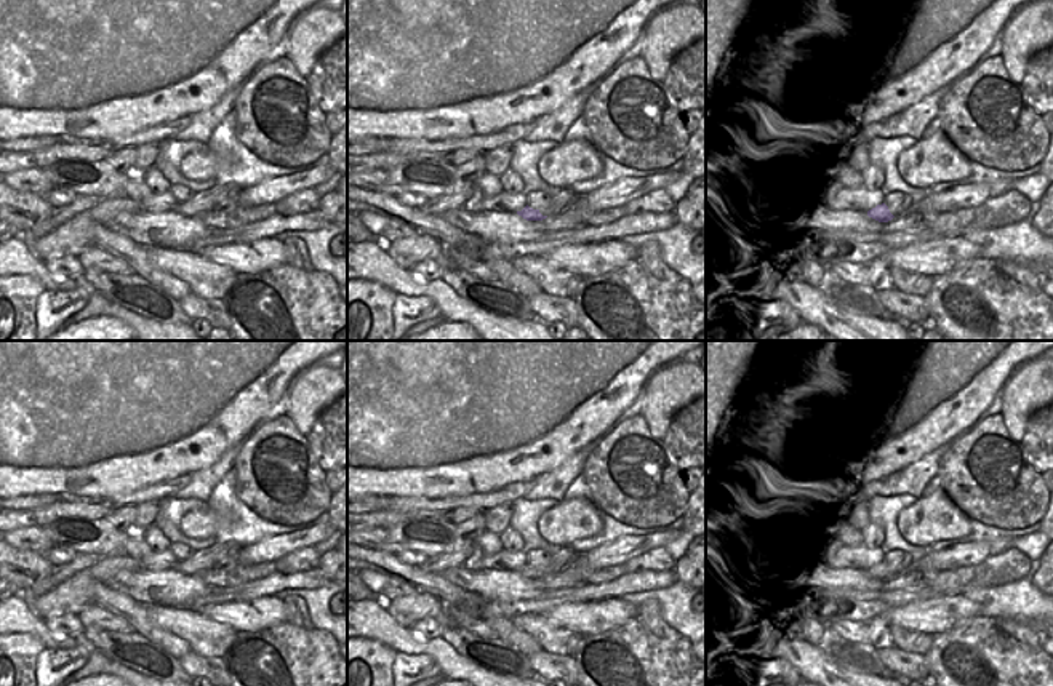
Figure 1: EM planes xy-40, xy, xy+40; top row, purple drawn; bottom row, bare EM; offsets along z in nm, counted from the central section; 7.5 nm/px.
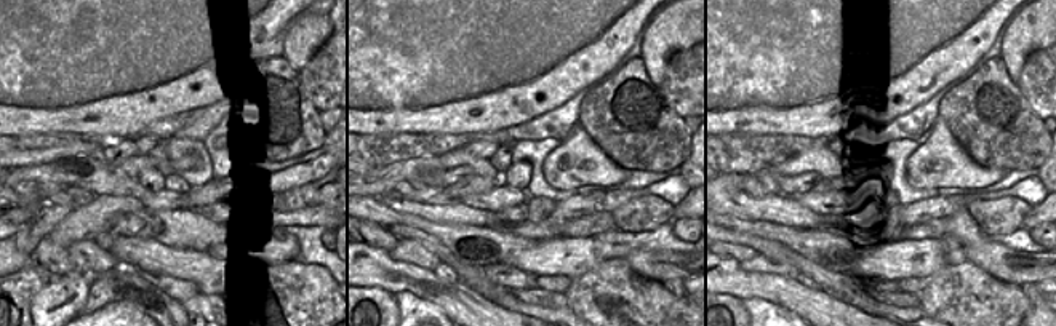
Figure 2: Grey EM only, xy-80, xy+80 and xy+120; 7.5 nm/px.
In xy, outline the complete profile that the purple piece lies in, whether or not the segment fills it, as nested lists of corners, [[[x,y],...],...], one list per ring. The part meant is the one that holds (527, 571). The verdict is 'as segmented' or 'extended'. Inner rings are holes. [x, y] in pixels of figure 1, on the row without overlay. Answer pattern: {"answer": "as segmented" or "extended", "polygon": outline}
{"answer": "extended", "polygon": [[[560,547],[559,552],[551,555],[551,561],[546,568],[533,568],[528,563],[517,569],[518,574],[522,574],[526,579],[543,579],[547,574],[552,574],[563,566],[567,566],[570,561],[573,561],[579,553],[576,553],[571,547]]]}

